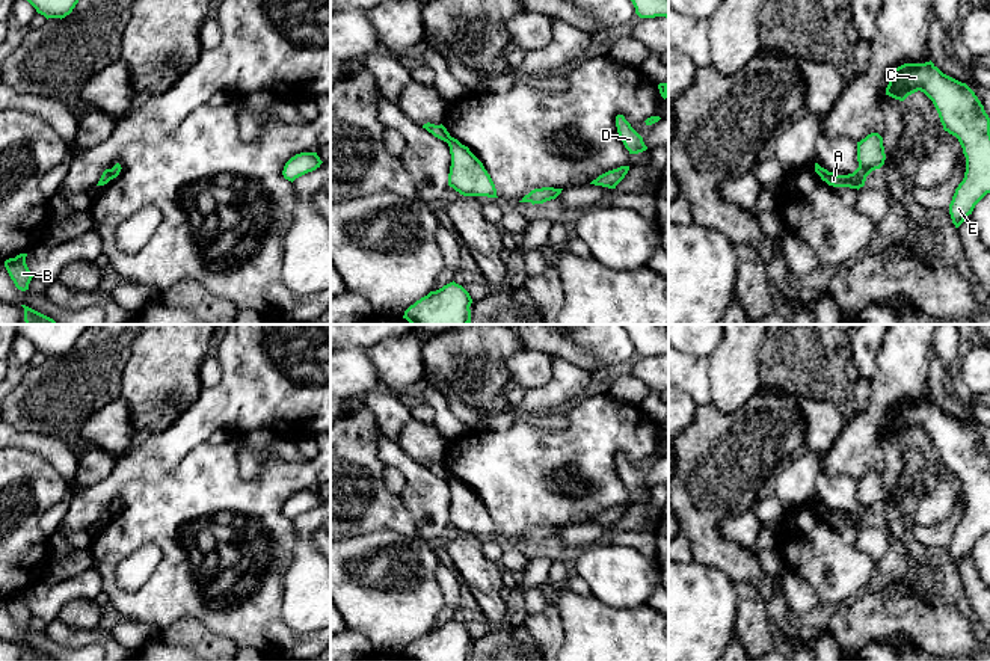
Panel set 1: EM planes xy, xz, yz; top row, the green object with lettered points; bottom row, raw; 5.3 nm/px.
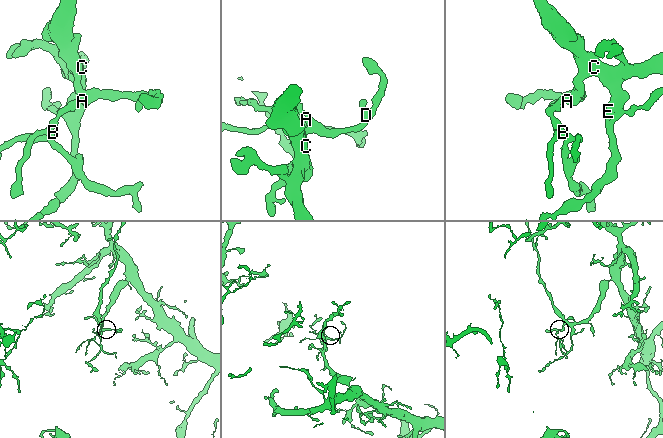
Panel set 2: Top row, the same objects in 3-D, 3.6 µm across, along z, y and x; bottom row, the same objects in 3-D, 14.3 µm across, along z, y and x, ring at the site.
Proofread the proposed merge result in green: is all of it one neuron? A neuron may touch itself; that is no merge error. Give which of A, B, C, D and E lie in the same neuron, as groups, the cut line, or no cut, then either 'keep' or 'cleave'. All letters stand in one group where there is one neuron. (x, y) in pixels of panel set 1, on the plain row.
A C D E / B; cut in xz along (450, 474), (447, 480); cleave

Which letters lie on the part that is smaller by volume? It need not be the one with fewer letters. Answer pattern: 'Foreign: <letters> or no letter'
Foreign: B

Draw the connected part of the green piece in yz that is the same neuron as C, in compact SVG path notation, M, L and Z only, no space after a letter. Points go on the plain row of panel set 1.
M931 398L895 406L886 433L904 439L918 429L933 439L943 468L958 477L966 495L964 516L949 542L958 566L990 531L990 456L966 421L943 412Z

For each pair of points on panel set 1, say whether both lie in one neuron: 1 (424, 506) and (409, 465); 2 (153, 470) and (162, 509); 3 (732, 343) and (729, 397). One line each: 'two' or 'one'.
1: one
2: two
3: one

